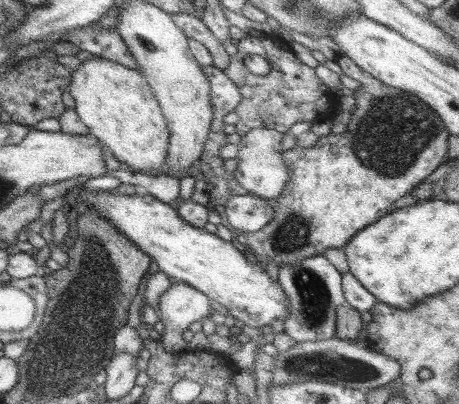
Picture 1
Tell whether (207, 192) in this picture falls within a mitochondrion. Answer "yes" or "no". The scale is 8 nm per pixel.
no

